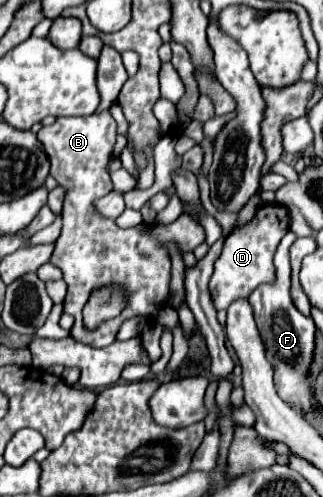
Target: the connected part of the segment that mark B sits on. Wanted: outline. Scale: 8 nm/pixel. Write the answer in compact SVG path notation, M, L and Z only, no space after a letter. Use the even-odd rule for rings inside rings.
M108 110L100 112L100 114L90 114L90 116L70 116L70 118L56 118L56 122L52 126L44 126L38 134L36 134L44 146L44 152L48 154L50 160L50 176L56 178L56 182L64 182L64 186L68 186L68 194L64 198L64 208L62 208L62 234L56 240L56 250L50 258L52 264L56 264L62 274L64 274L64 282L68 284L68 294L64 298L64 312L74 316L74 326L72 326L72 336L88 346L96 346L96 348L104 348L108 344L112 344L116 340L116 332L120 328L120 324L128 318L134 316L144 316L146 320L156 320L162 304L166 304L168 298L168 282L170 282L170 252L166 248L168 242L174 242L176 248L180 250L180 254L192 252L198 244L204 242L204 228L200 224L196 224L188 214L180 214L172 224L166 226L144 226L142 224L134 226L134 228L120 228L116 226L114 220L104 218L98 214L98 210L94 208L94 202L98 198L102 198L104 194L112 192L112 180L108 176L108 162L112 158L112 148L116 144L116 122L110 116ZM110 286L120 286L122 290L128 292L128 300L126 300L126 308L120 312L120 316L110 318L106 322L102 322L96 330L88 330L84 326L82 320L82 308L88 302L90 294L94 290L102 290L102 288L110 288Z

